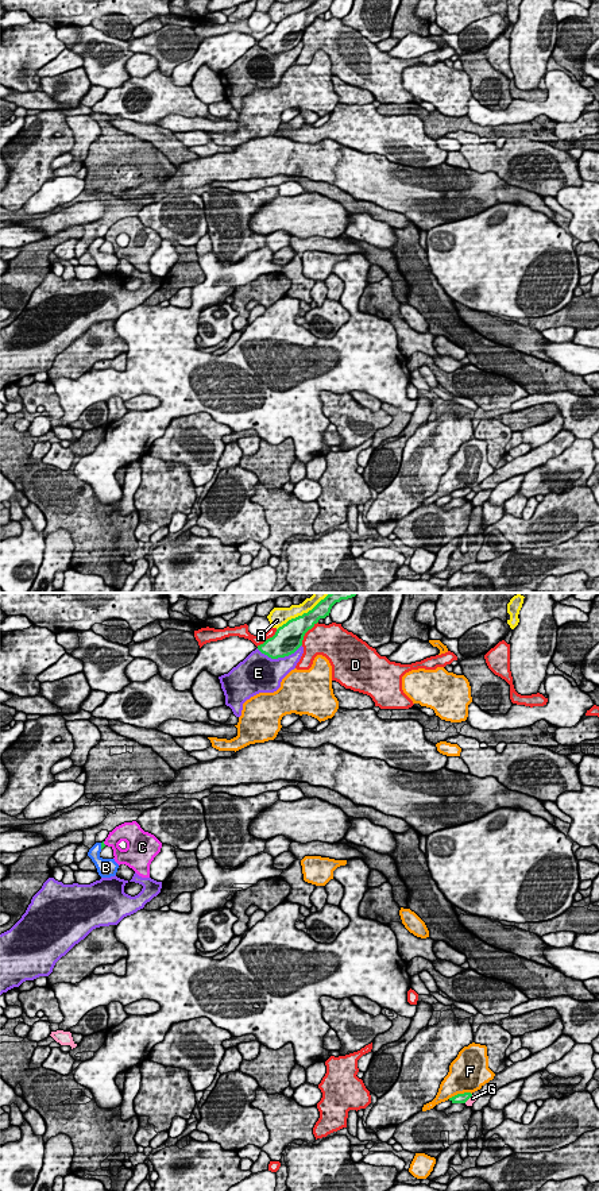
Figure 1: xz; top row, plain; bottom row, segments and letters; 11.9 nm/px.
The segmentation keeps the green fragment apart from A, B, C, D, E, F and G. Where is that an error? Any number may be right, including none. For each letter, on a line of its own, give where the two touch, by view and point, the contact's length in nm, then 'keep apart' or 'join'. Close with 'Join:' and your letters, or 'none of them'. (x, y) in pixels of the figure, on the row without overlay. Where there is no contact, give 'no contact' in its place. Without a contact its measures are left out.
A: contact xz (296, 12); length 550 nm; keep apart
B: contact xz (101, 241); length 80 nm; join
C: contact xz (103, 238); length 60 nm; keep apart
D: contact xz (305, 27); length 340 nm; keep apart
E: contact xz (278, 51); length 550 nm; keep apart
F: contact xz (459, 489); length 300 nm; keep apart
G: contact xz (468, 493); length 140 nm; keep apart
Join: B

